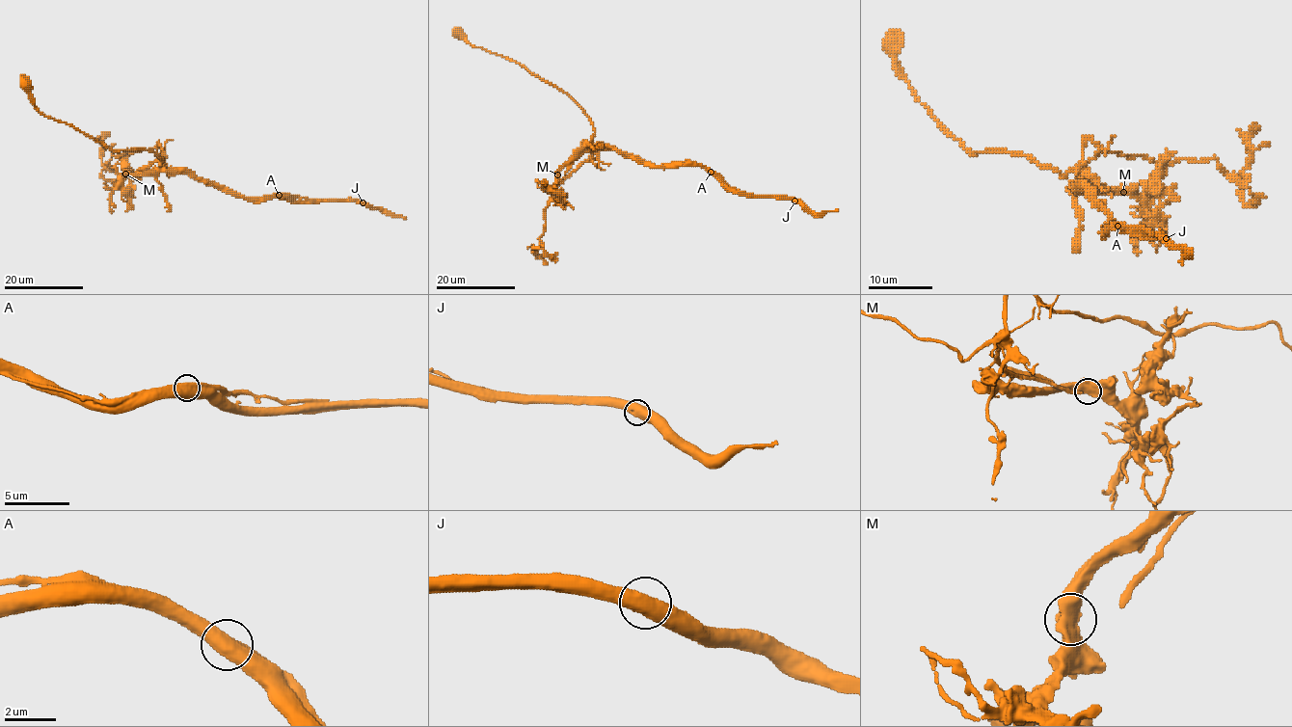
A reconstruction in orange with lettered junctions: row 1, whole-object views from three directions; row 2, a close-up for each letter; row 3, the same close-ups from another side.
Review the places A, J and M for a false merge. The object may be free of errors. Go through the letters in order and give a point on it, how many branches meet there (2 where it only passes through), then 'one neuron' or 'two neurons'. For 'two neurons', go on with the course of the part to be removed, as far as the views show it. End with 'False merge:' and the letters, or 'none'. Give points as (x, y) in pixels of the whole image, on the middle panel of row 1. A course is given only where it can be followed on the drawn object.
A: place (711, 172); branches 2; two neurons; course (711, 171), (682, 162), (647, 166), (602, 146), (594, 150), (594, 127), (566, 92), (453, 33)
J: place (794, 201); branches 2; one neuron
M: place (557, 175); branches 2; one neuron
False merge: A

